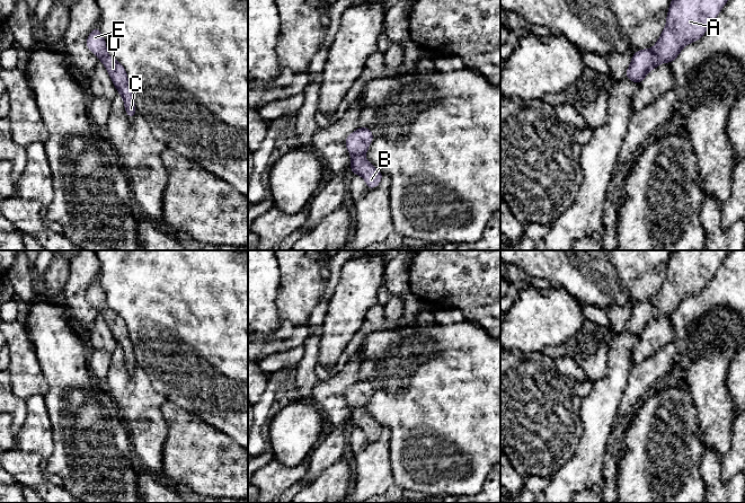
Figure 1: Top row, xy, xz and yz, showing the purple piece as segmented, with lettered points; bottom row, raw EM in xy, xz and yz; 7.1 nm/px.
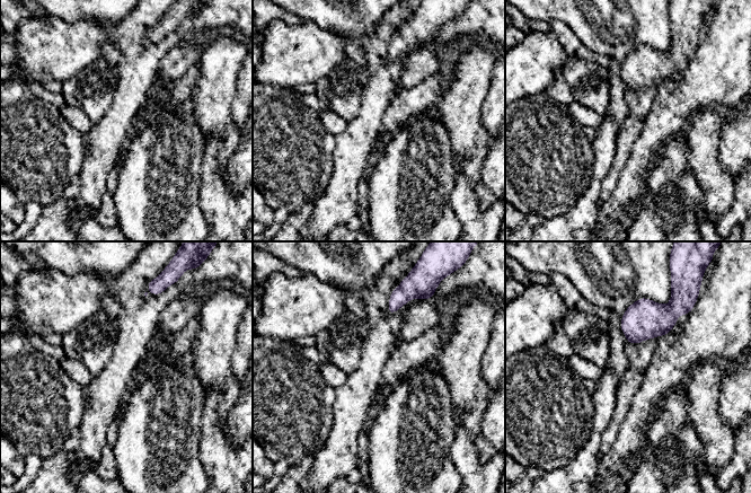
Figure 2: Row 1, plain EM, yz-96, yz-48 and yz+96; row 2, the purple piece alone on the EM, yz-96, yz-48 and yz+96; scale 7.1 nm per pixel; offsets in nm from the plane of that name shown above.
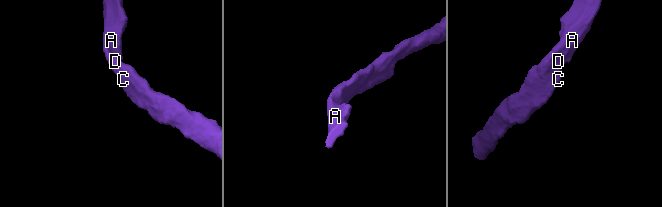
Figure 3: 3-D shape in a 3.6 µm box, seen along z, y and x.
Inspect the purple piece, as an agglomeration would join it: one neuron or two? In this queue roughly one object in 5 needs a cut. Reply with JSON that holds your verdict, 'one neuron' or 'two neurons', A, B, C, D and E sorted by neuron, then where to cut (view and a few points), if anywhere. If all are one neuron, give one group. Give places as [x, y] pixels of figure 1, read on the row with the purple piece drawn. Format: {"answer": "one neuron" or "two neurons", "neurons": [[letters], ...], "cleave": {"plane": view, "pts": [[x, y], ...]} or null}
{"answer": "one neuron", "neurons": [["A", "B", "C", "D", "E"]], "cleave": null}

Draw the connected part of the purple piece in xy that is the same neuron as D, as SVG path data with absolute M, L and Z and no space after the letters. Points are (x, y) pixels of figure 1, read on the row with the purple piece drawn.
M99 27L94 28L87 37L87 47L99 58L99 61L106 68L117 92L124 100L124 108L130 118L136 113L134 97L128 83L126 70L119 61L107 53L106 41L101 35Z

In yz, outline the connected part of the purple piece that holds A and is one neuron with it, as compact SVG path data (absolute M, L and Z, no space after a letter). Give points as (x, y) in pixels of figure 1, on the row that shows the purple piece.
M672 0L666 25L655 45L633 52L626 76L640 83L663 62L672 63L685 45L699 41L728 0Z

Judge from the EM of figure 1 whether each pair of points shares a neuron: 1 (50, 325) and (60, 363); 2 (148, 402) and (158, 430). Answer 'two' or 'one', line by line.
1: one
2: one

